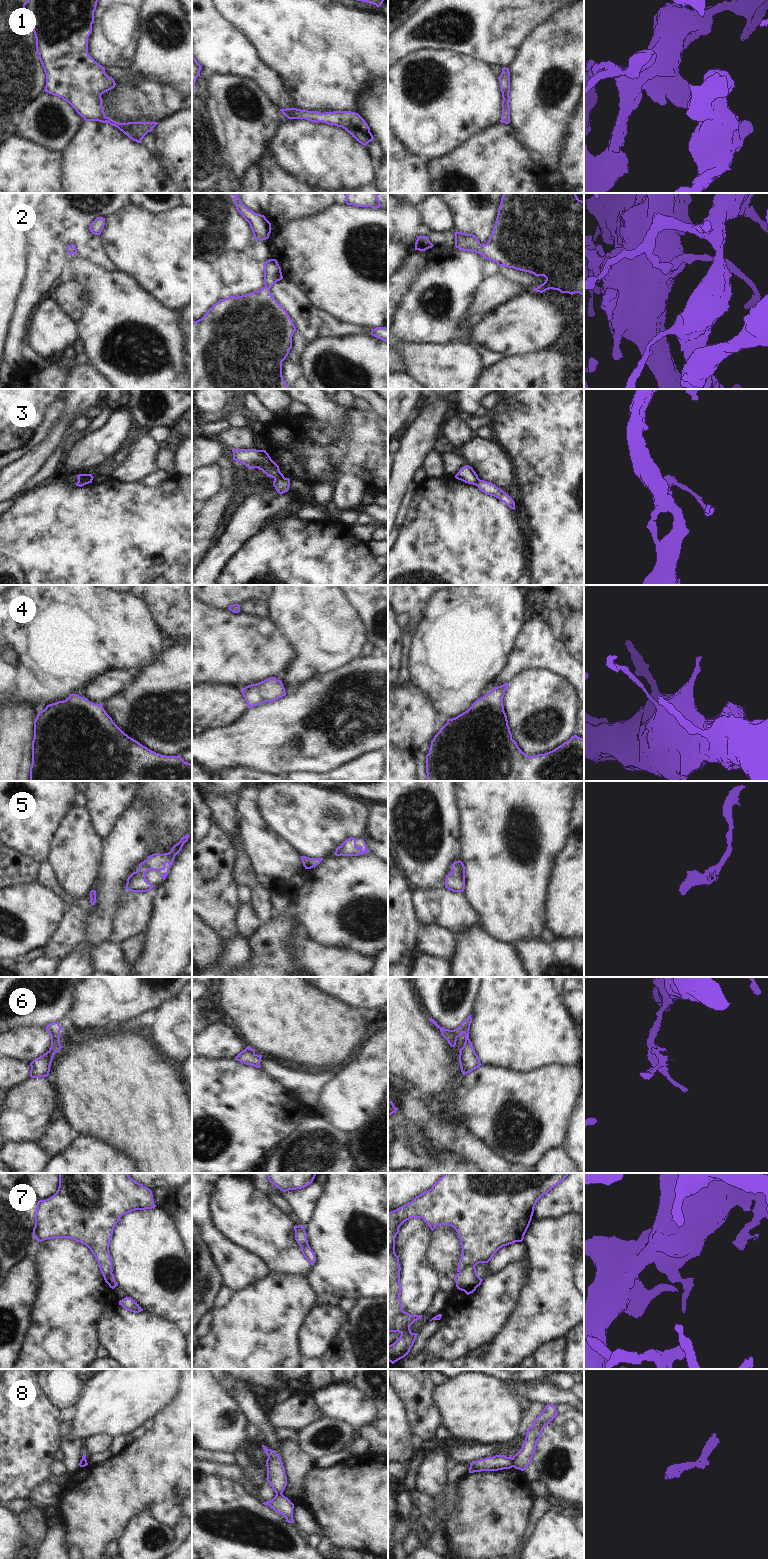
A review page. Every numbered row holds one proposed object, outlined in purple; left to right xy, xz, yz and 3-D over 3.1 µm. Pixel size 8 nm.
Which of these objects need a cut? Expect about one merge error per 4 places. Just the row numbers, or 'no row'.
3, 7, 8

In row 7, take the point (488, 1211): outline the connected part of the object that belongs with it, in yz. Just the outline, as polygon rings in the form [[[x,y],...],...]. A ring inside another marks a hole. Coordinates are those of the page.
[[[445,1173],[428,1191],[421,1193],[416,1196],[410,1203],[404,1204],[403,1206],[397,1208],[388,1213],[388,1333],[390,1332],[399,1332],[400,1337],[391,1345],[388,1346],[388,1361],[394,1364],[398,1360],[404,1358],[410,1352],[411,1347],[413,1346],[417,1333],[412,1333],[410,1326],[417,1320],[422,1318],[422,1315],[411,1315],[403,1310],[401,1304],[401,1284],[400,1284],[400,1264],[399,1257],[395,1253],[395,1238],[399,1233],[400,1226],[411,1218],[422,1218],[433,1231],[438,1225],[449,1225],[453,1227],[460,1239],[461,1248],[462,1248],[462,1256],[459,1259],[457,1272],[461,1272],[467,1266],[476,1266],[479,1263],[488,1263],[495,1253],[502,1248],[503,1246],[507,1246],[509,1244],[513,1244],[515,1242],[522,1242],[524,1239],[524,1235],[530,1225],[532,1220],[532,1216],[534,1213],[534,1208],[537,1201],[544,1195],[547,1194],[552,1188],[557,1186],[559,1183],[563,1182],[564,1179],[568,1176],[569,1173]]]

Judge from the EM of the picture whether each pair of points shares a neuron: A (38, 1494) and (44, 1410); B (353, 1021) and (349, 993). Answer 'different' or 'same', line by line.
A: different
B: different

